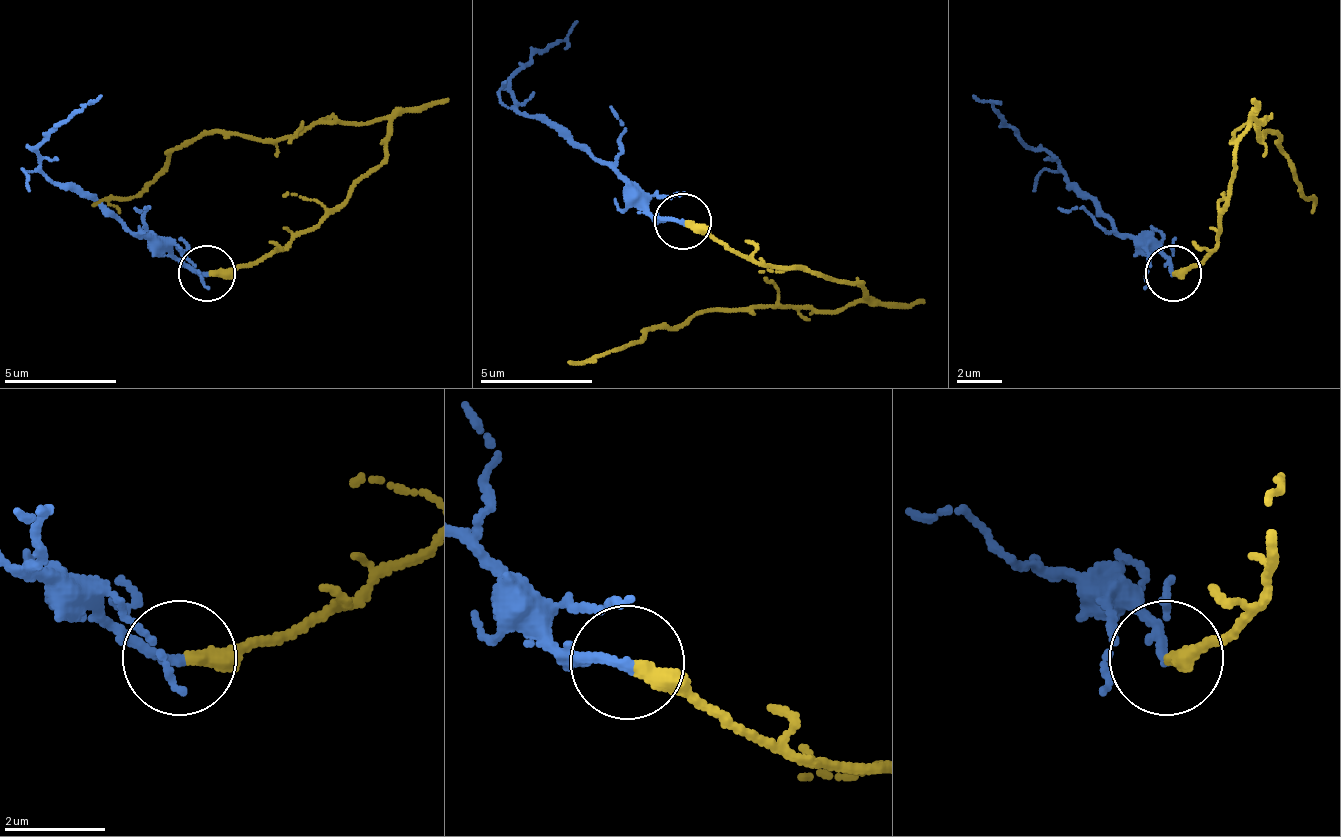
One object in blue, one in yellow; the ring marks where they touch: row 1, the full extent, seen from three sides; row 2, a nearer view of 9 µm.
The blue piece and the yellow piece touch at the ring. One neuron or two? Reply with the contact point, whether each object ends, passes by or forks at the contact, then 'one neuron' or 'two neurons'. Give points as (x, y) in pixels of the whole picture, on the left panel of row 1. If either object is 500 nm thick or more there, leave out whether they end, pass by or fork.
at (206, 273); blue ends there; yellow ends there; one neuron

